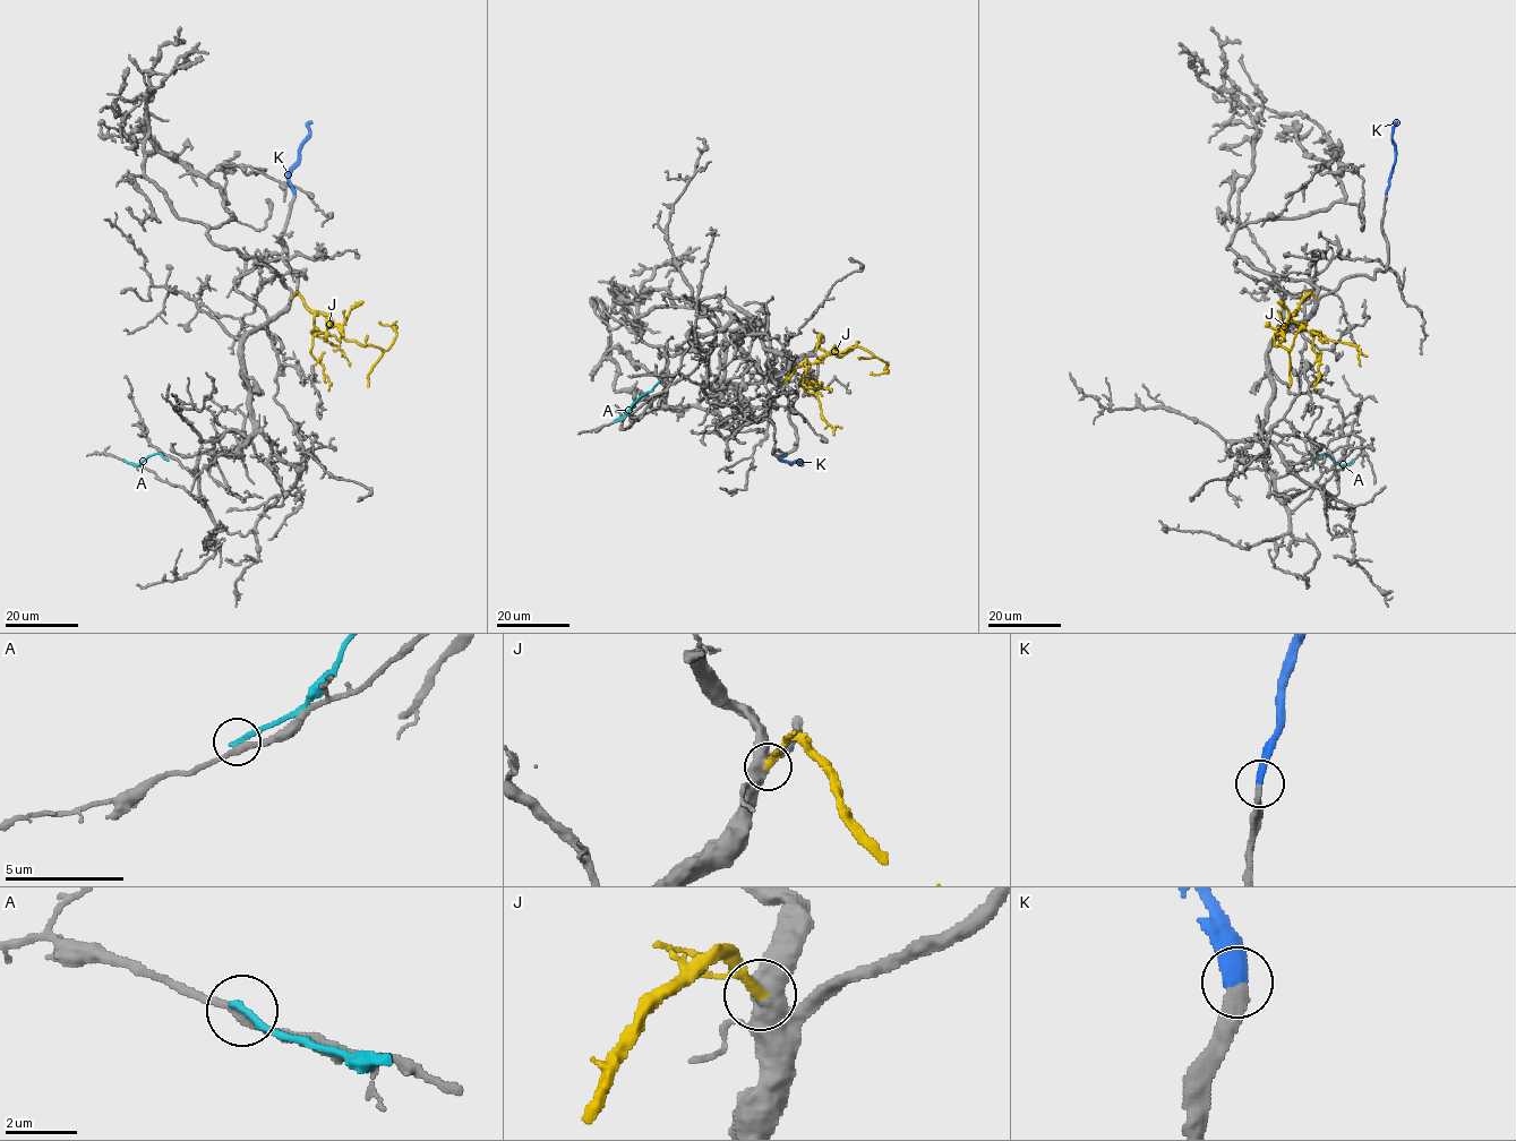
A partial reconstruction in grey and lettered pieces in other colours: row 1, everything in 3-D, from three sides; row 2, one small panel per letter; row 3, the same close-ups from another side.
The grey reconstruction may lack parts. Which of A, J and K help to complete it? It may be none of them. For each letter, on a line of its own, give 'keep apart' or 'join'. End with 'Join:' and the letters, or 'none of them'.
A: keep apart
J: join
K: join
Join: J, K

